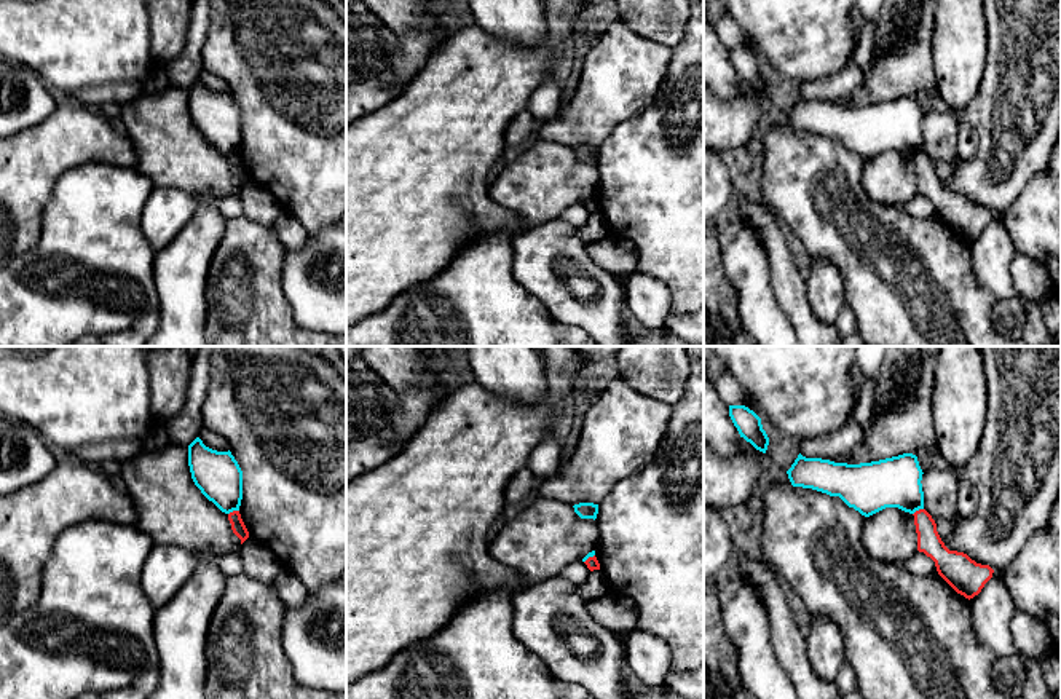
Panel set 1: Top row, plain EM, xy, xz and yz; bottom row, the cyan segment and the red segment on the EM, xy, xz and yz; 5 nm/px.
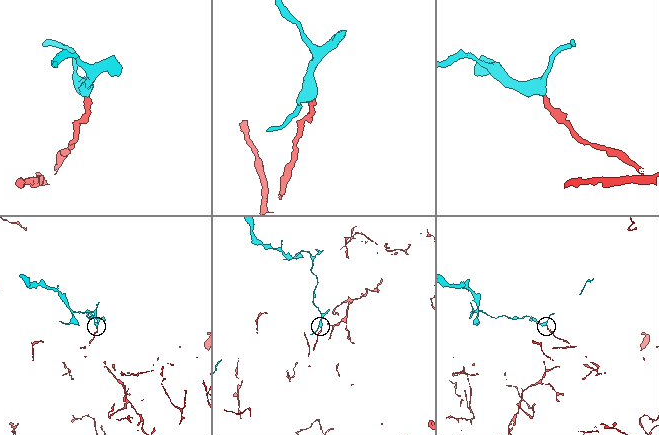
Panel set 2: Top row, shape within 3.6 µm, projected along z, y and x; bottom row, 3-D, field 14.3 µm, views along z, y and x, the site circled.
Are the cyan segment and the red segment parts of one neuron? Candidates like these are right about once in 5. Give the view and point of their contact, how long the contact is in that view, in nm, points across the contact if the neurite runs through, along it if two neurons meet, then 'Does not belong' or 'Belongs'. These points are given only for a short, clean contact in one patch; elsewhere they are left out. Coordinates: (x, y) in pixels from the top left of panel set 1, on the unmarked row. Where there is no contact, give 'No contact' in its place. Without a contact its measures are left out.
Touches cyan at xy (233, 152). Shared border 60 nm. Boundary: xy (238, 152), (228, 157). Does not belong

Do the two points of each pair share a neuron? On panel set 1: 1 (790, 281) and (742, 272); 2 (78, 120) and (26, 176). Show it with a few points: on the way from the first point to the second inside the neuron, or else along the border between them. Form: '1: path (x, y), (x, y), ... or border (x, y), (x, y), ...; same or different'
1: border (761, 240), (769, 264), (769, 284), (784, 311); different
2: path (64, 134), (37, 161); same

